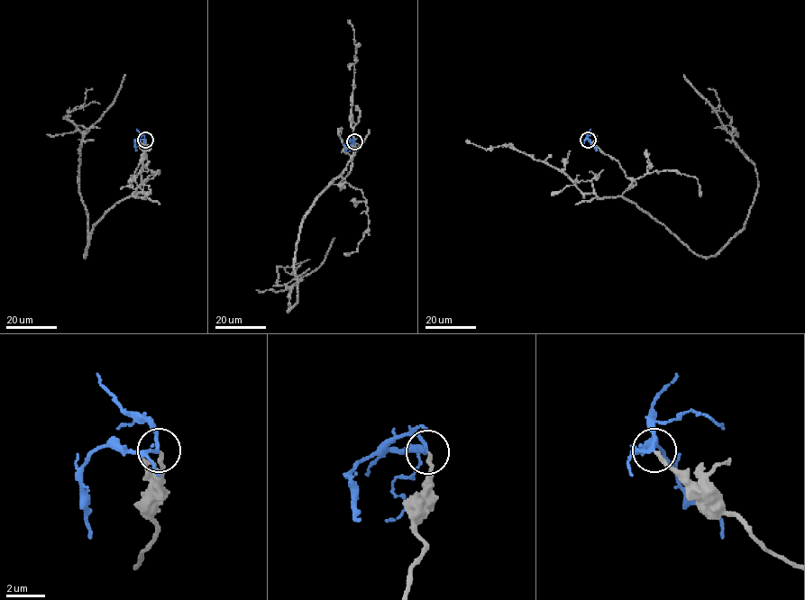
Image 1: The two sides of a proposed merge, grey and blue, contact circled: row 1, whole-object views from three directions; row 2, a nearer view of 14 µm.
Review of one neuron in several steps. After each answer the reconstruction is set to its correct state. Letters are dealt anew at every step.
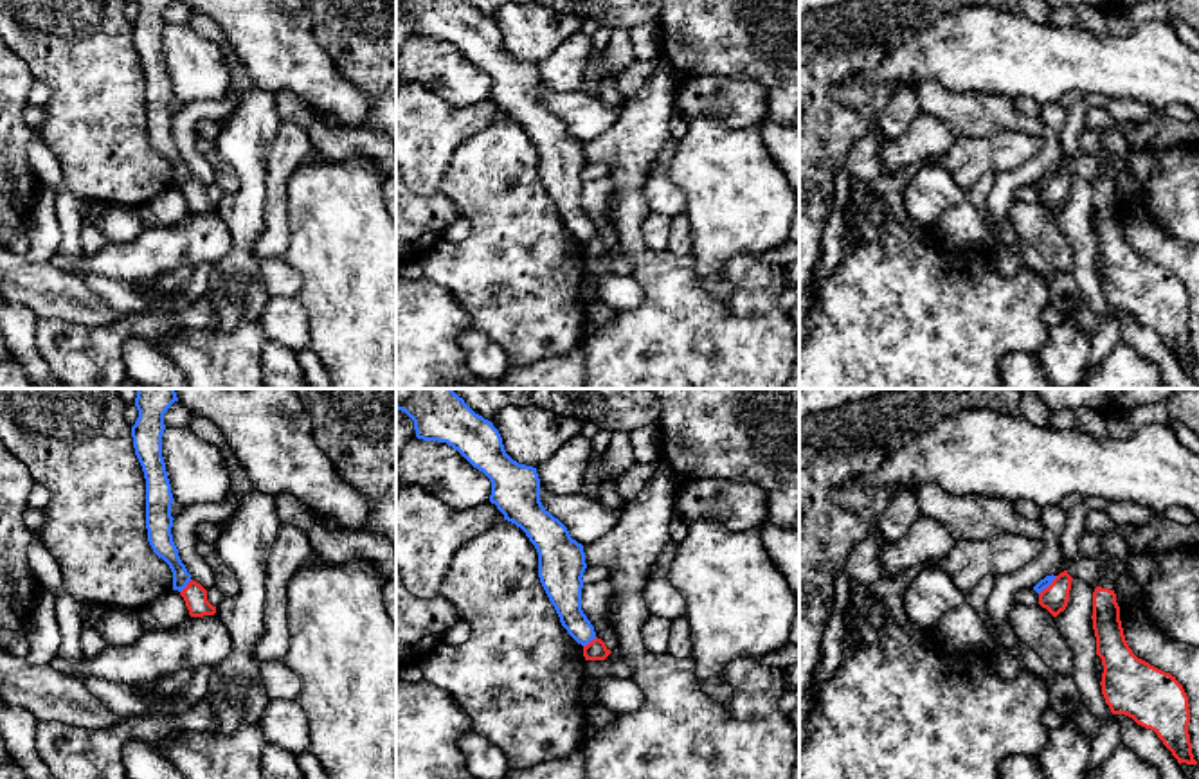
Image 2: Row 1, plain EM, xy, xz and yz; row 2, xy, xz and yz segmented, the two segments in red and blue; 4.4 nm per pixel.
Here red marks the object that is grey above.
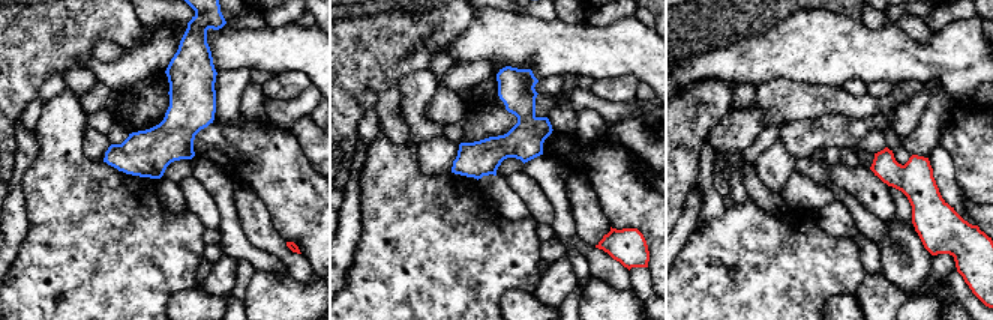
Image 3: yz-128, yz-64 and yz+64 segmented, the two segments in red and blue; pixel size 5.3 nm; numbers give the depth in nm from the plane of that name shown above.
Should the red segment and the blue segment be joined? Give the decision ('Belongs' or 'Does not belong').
Does not belong

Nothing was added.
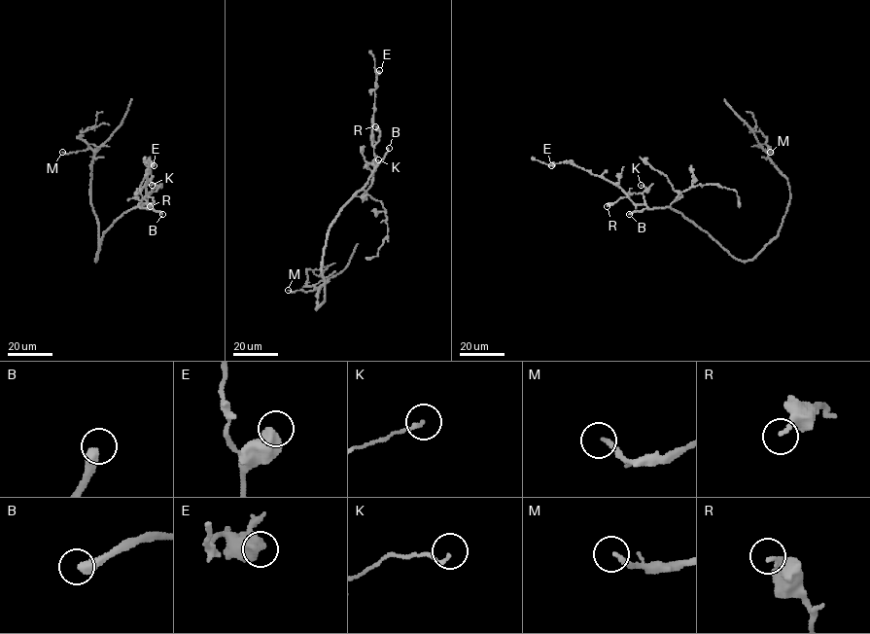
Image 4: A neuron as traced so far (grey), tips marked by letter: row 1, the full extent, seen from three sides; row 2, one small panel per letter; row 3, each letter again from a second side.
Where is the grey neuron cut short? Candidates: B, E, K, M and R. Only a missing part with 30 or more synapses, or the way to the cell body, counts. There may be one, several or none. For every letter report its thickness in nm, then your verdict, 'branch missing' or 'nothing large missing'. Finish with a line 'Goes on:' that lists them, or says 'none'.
B: 400 nm | branch missing
E: 650 nm | nothing large missing
K: 140 nm | nothing large missing
M: 180 nm | nothing large missing
R: 220 nm | nothing large missing
Goes on: B

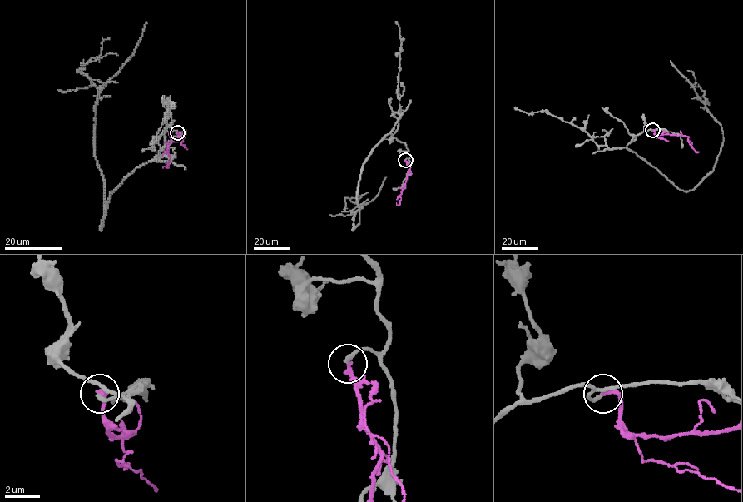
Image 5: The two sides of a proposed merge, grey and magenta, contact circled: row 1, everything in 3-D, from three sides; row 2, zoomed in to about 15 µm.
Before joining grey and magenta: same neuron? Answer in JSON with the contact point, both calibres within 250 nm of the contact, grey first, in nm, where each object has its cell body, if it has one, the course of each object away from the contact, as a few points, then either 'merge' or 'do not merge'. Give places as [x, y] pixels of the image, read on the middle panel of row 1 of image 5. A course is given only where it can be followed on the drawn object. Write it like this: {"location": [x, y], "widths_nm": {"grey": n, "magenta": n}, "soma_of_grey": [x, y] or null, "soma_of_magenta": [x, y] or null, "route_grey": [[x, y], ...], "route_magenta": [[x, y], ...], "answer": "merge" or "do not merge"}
{"location": [405, 160], "widths_nm": {"grey": 220, "magenta": 260}, "soma_of_grey": null, "soma_of_magenta": null, "route_grey": [[405, 160], [406, 145], [390, 133], [374, 148], [353, 231], [345, 198], [361, 195]], "route_magenta": [[405, 160], [408, 176], [399, 195], [399, 204], [396, 202]], "answer": "do not merge"}

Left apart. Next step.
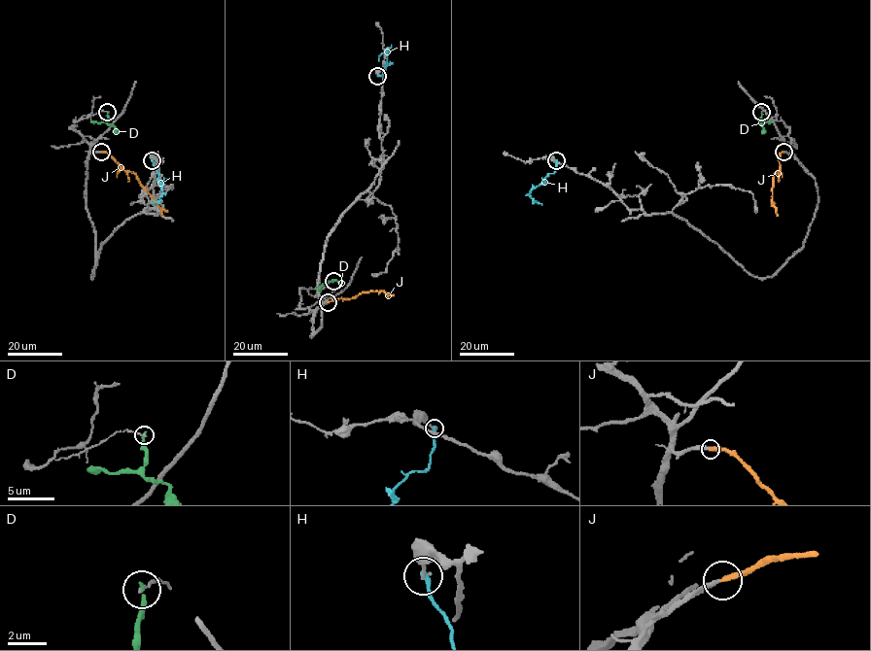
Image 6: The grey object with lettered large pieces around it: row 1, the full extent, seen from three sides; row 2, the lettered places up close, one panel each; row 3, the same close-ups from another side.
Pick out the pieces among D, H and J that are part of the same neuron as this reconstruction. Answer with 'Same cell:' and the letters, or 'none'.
Same cell: J

